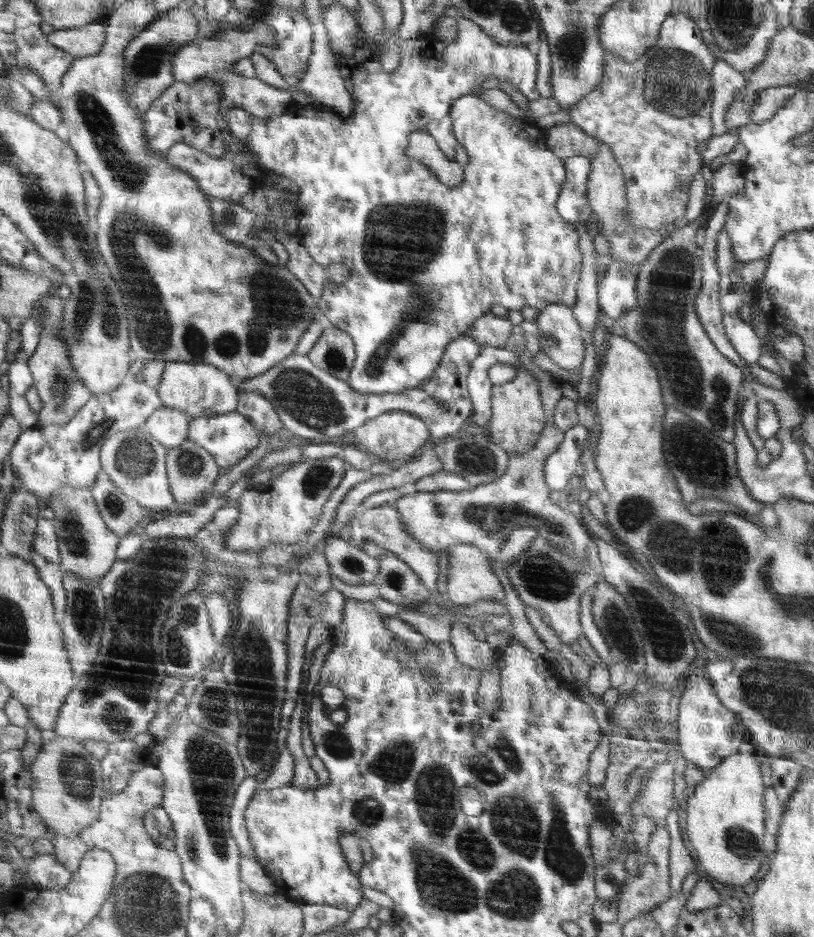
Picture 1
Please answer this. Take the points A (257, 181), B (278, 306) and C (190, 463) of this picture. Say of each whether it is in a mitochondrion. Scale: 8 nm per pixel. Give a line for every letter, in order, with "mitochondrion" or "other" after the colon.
A: other
B: mitochondrion
C: mitochondrion

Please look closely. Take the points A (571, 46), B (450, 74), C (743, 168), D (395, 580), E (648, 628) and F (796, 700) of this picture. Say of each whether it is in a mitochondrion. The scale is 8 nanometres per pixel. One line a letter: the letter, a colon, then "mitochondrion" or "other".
A: mitochondrion
B: other
C: other
D: mitochondrion
E: mitochondrion
F: mitochondrion

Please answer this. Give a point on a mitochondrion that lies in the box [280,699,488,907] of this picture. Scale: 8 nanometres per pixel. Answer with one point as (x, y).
(334, 741)

